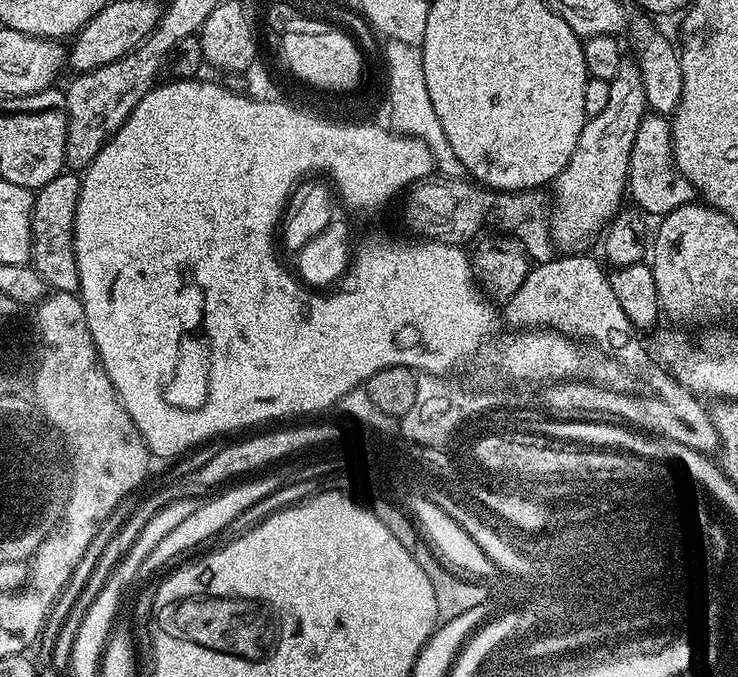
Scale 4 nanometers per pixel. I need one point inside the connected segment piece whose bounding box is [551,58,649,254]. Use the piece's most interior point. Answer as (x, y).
(588, 190)

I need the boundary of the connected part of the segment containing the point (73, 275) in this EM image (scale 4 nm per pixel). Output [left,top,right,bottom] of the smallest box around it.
[30,171,81,294]

